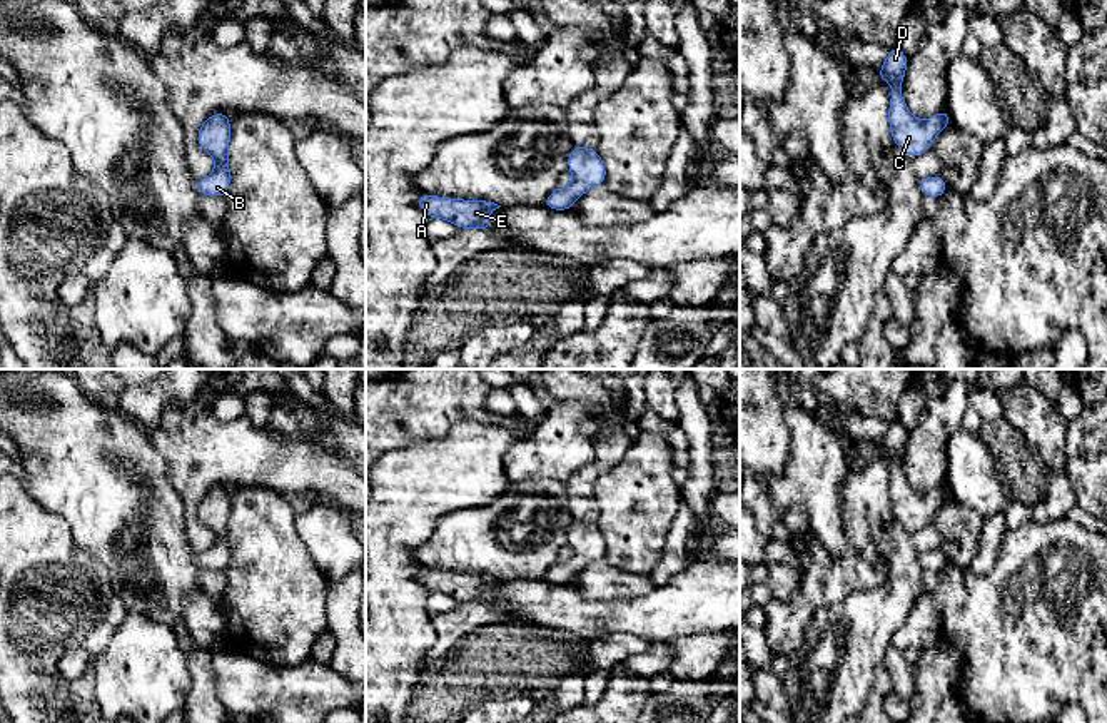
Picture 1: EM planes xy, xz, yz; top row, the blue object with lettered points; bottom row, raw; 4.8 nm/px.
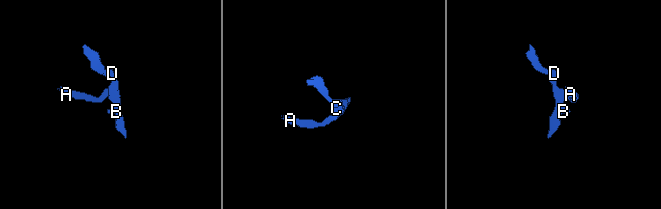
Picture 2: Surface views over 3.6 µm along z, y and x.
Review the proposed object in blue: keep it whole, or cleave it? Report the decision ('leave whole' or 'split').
leave whole

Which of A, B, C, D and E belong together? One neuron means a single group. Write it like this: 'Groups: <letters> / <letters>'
Groups: A B C D E

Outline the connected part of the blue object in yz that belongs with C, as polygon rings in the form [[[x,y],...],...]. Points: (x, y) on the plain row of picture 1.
[[[895,419],[890,422],[878,453],[892,459],[888,494],[893,518],[910,533],[932,523],[935,511],[952,496],[947,483],[922,496],[910,488],[902,471],[902,456],[908,441],[908,431]]]

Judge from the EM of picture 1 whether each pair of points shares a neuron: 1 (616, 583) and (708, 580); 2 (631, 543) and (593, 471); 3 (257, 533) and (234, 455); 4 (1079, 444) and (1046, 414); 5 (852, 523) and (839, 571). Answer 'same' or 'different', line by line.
1: different
2: different
3: different
4: different
5: same

